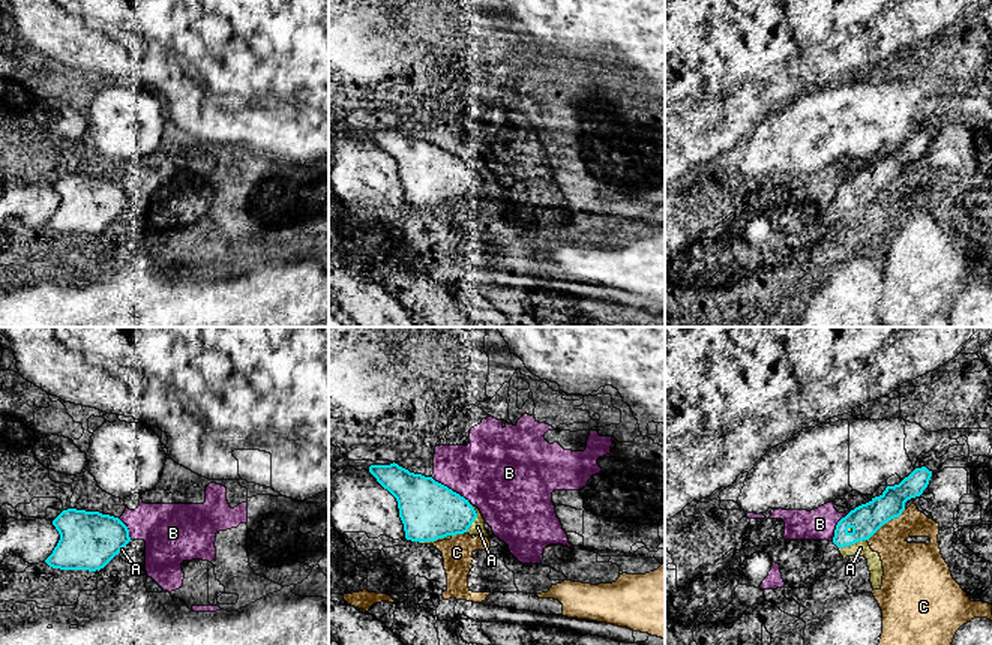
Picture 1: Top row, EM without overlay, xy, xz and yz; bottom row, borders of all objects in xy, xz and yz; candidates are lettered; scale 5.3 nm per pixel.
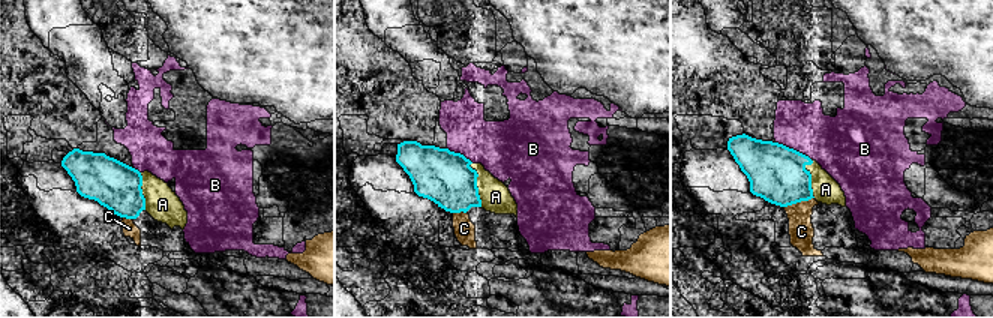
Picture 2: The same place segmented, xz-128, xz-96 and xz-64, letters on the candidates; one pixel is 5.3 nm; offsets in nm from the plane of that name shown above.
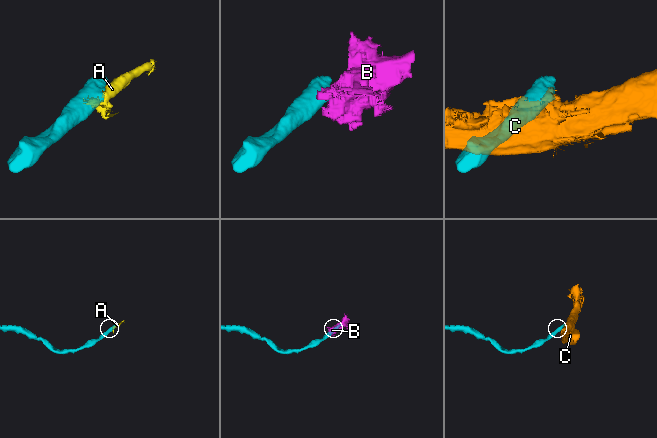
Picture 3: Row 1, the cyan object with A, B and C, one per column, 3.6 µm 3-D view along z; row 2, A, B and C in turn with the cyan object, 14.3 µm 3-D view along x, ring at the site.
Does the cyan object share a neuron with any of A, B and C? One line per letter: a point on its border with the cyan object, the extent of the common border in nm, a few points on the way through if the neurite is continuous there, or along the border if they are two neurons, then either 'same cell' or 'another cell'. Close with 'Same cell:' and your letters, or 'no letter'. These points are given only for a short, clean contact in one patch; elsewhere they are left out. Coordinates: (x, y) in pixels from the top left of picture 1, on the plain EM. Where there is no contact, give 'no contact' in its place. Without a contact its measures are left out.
A: contact xz (476, 180); length 170 nm; same cell
B: contact xz (450, 153); length 240 nm; another cell
C: contact yz (886, 186); length 260 nm; another cell
Same cell: A

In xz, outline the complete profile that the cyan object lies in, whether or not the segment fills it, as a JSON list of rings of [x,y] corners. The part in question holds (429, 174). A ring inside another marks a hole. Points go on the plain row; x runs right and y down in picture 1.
[[[395,126],[371,129],[369,136],[396,162],[407,204],[434,208],[464,196],[489,200],[480,174],[432,141],[410,136]]]

